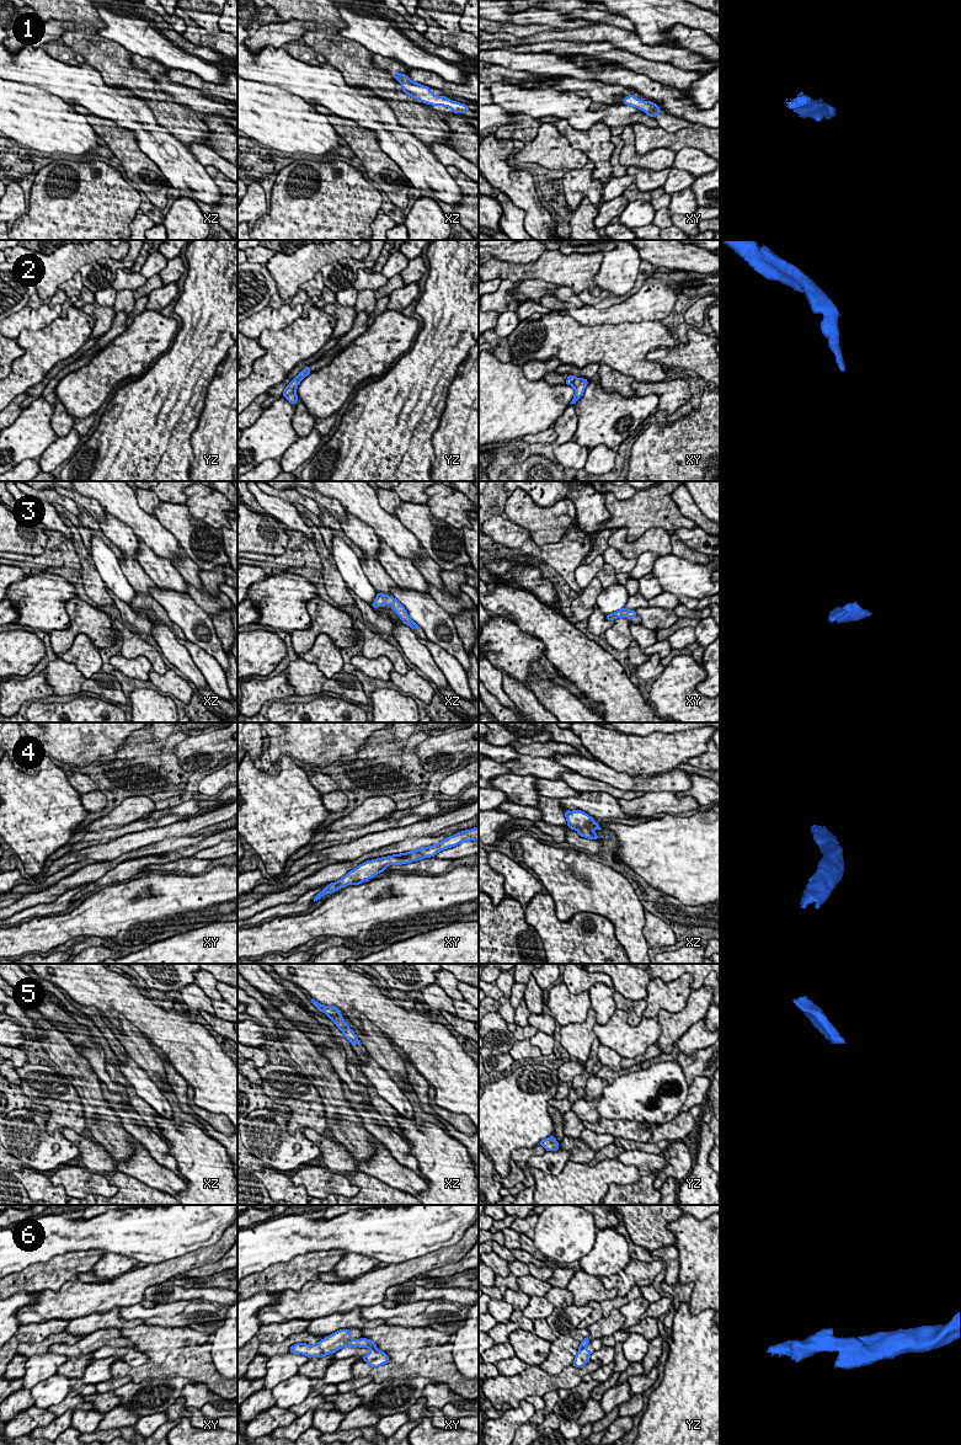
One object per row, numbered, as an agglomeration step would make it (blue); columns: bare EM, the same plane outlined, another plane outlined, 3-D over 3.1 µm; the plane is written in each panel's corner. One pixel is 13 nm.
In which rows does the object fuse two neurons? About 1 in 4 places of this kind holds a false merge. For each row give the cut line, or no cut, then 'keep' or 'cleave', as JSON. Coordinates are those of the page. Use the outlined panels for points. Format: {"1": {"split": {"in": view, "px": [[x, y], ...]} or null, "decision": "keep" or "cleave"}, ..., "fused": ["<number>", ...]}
{"1": {"split": null, "decision": "keep"}, "2": {"split": null, "decision": "keep"}, "3": {"split": null, "decision": "keep"}, "4": {"split": null, "decision": "keep"}, "5": {"split": null, "decision": "keep"}, "6": {"split": {"in": "xy", "px": [[372, 1348], [374, 1349]]}, "decision": "cleave"}, "fused": ["6"]}

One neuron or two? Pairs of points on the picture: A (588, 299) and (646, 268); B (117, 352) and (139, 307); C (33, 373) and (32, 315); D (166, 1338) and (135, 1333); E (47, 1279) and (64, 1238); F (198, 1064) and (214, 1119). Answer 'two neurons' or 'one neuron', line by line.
A: one neuron
B: two neurons
C: two neurons
D: one neuron
E: two neurons
F: two neurons

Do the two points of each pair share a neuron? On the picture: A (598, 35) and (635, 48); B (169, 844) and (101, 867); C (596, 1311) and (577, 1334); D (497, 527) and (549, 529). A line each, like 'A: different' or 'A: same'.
A: same
B: same
C: different
D: different

